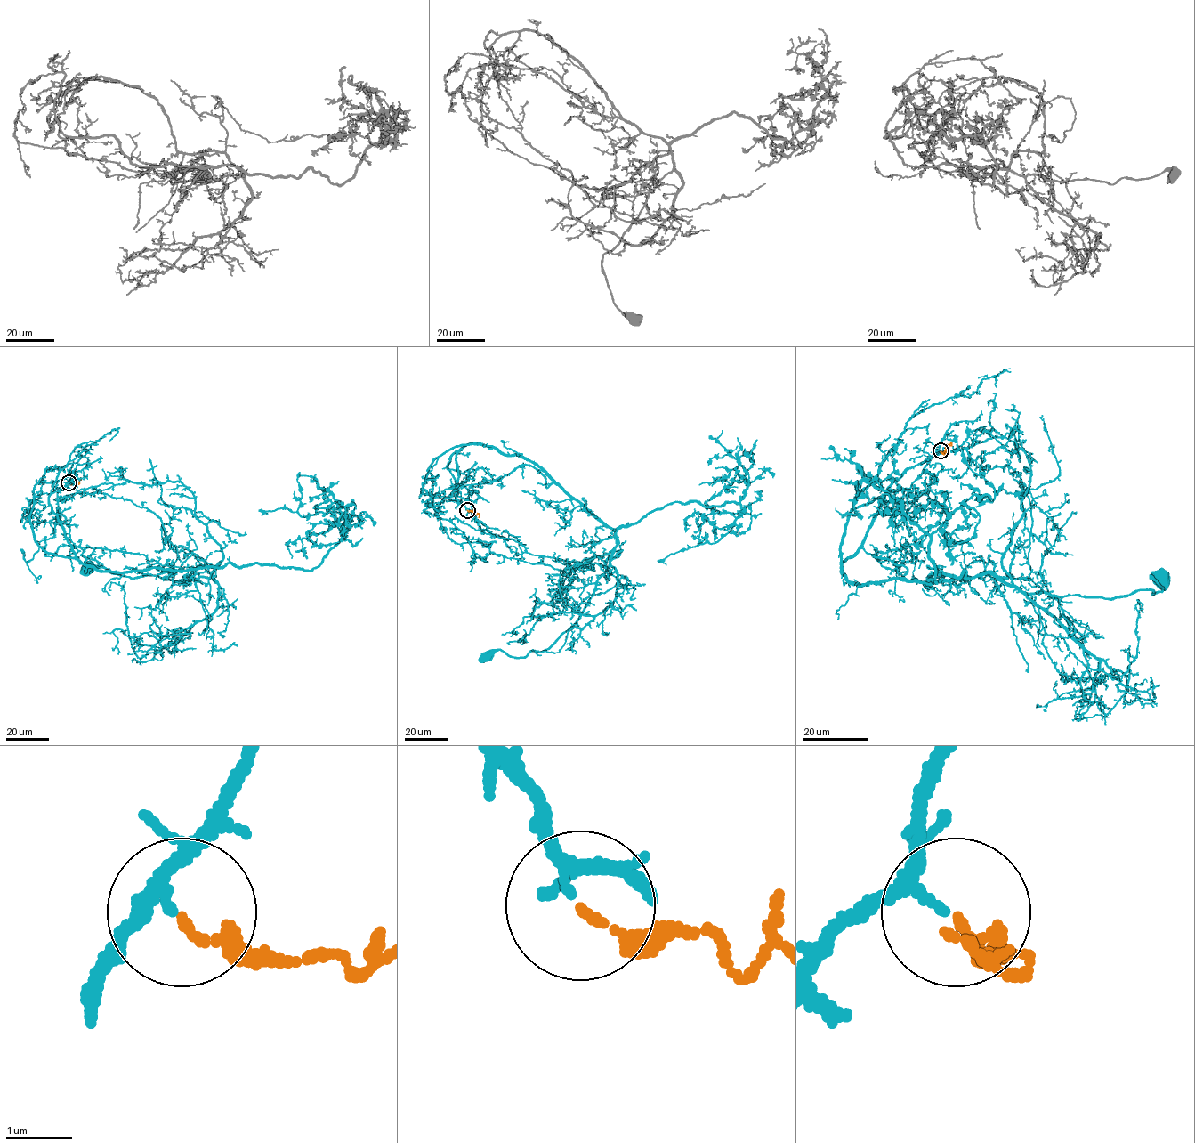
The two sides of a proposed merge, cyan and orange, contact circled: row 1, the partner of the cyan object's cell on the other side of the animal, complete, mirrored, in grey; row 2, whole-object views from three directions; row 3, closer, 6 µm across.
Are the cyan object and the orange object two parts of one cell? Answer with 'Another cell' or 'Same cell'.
Same cell

